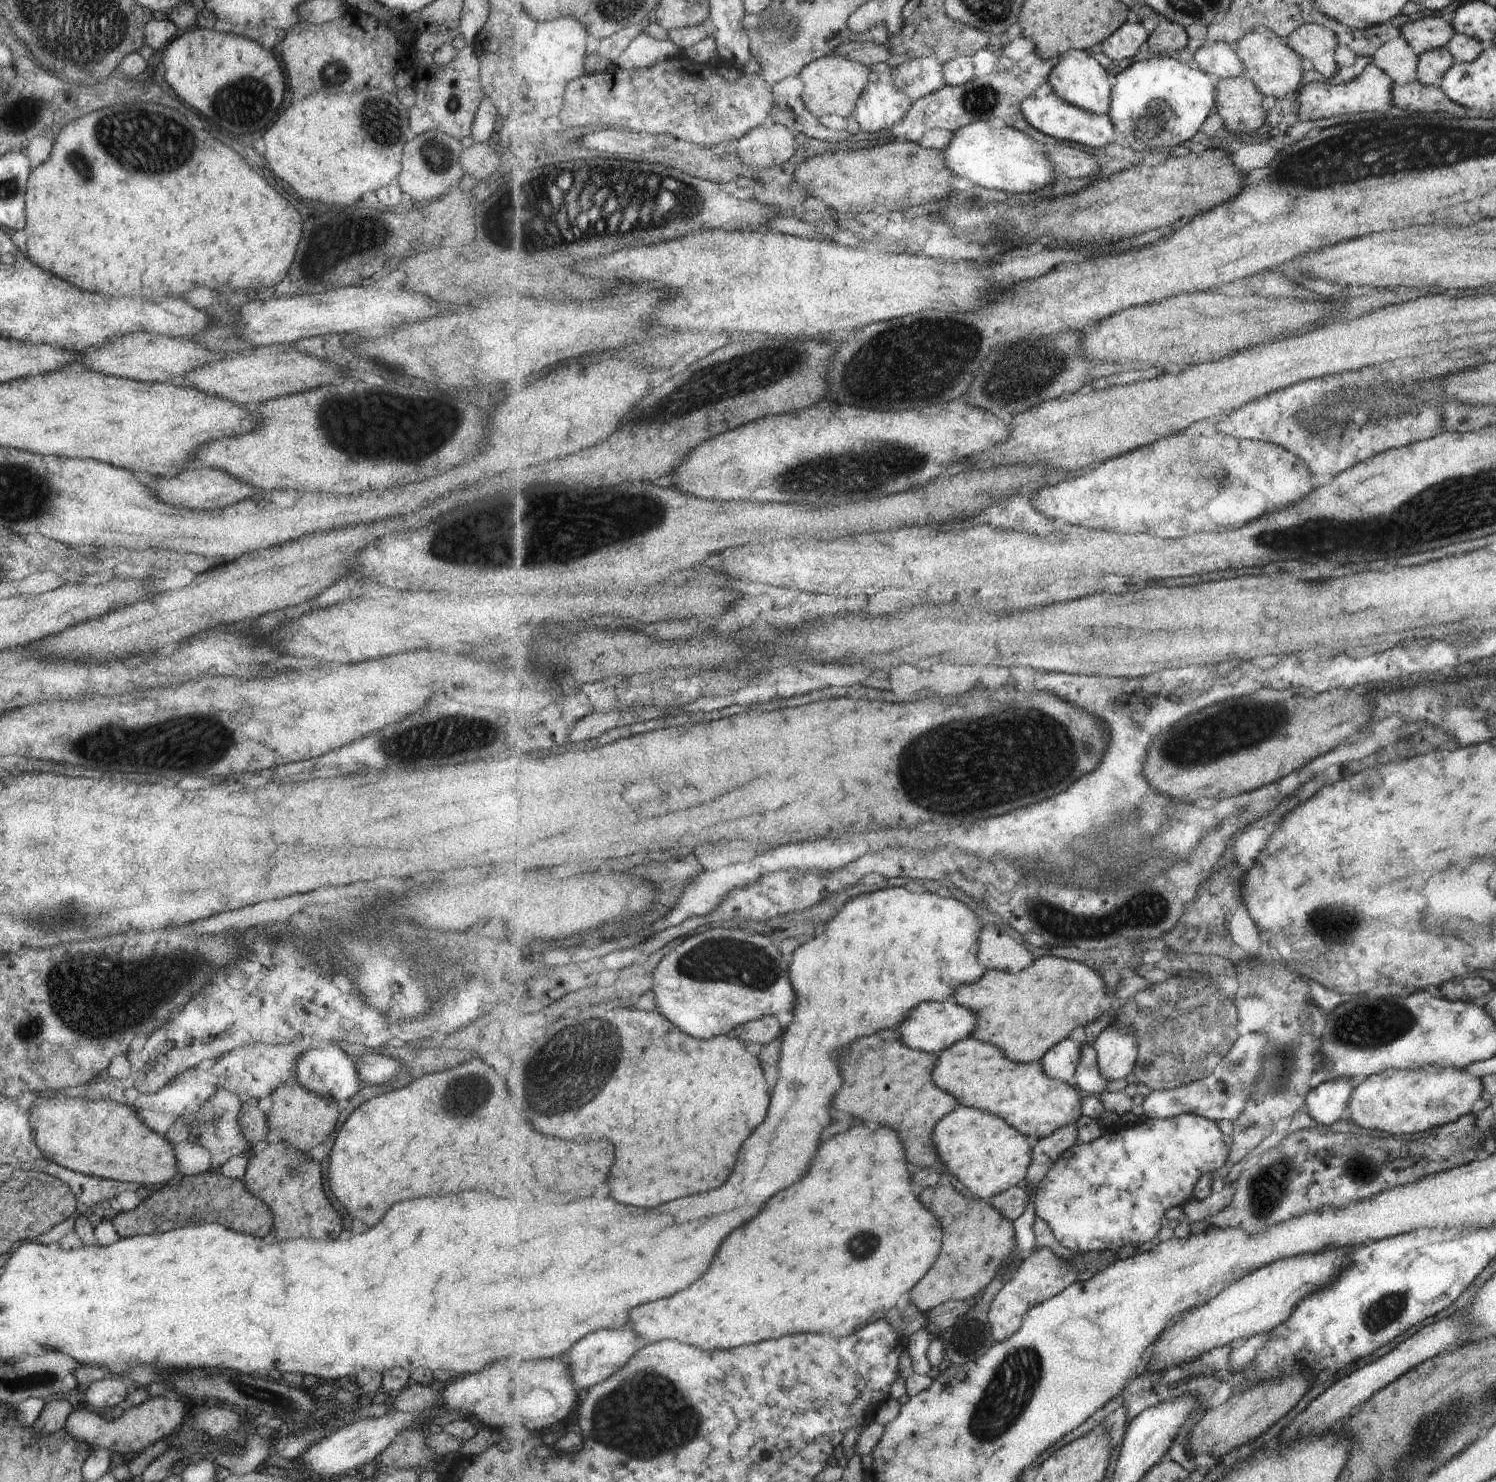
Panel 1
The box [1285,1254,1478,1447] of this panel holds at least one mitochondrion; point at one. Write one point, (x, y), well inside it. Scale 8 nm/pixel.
(1388, 1307)

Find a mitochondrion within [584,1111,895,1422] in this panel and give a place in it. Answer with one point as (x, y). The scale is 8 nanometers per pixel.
(859, 1246)

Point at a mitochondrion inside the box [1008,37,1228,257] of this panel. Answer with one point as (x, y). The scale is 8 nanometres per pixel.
(1156, 120)

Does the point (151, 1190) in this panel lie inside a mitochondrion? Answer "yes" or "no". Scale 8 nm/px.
no

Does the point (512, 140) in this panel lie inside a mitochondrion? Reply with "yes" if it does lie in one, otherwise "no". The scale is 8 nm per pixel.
no

